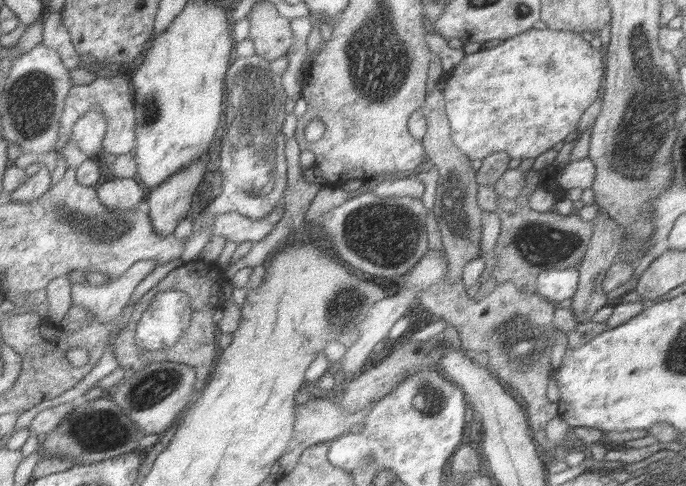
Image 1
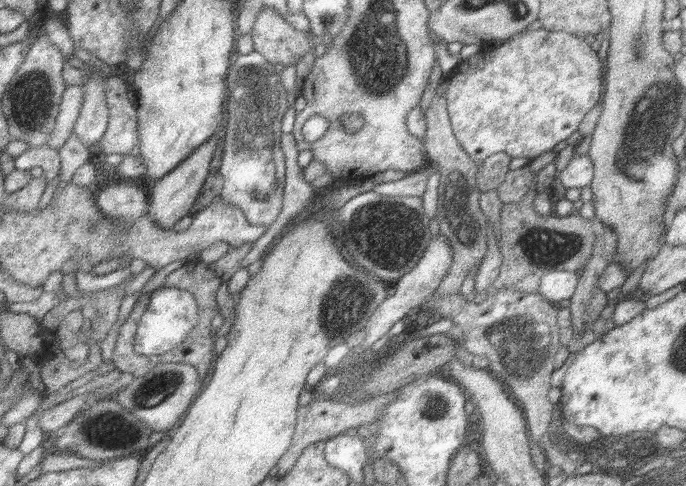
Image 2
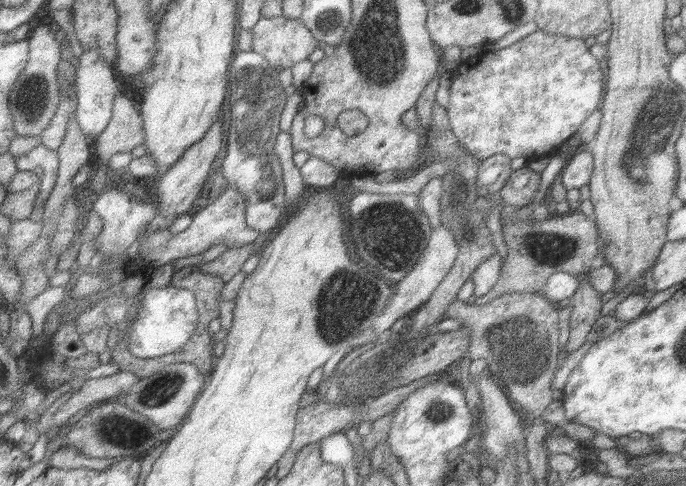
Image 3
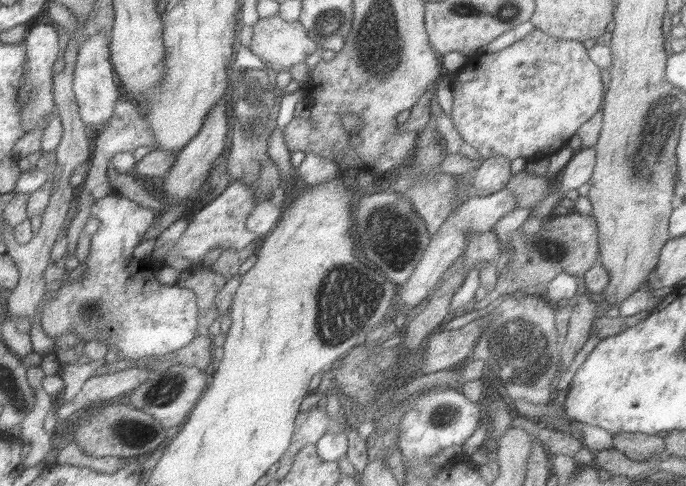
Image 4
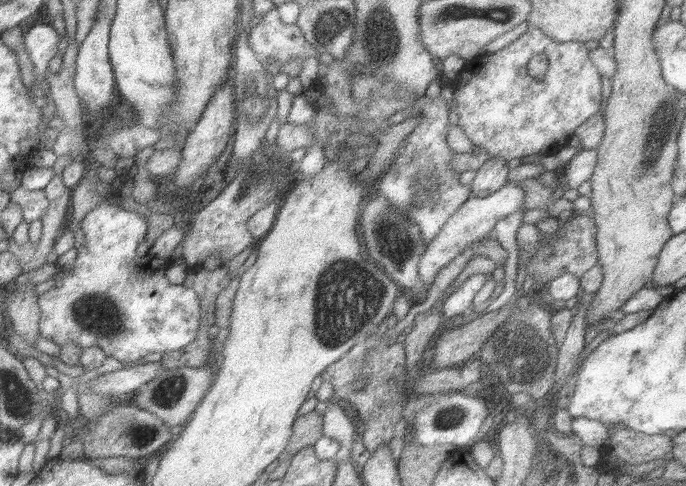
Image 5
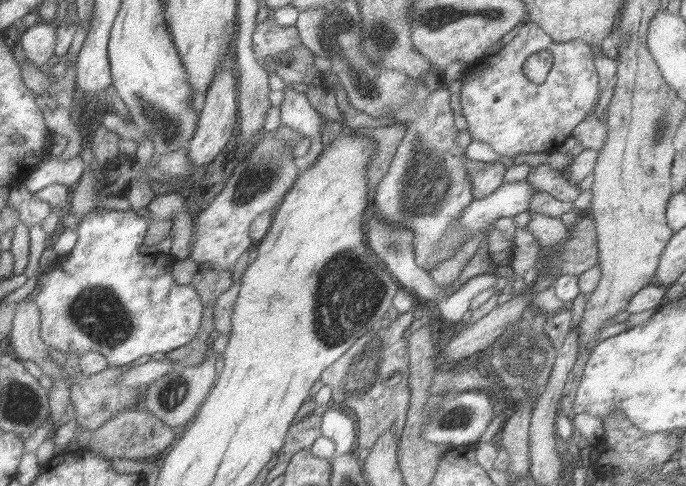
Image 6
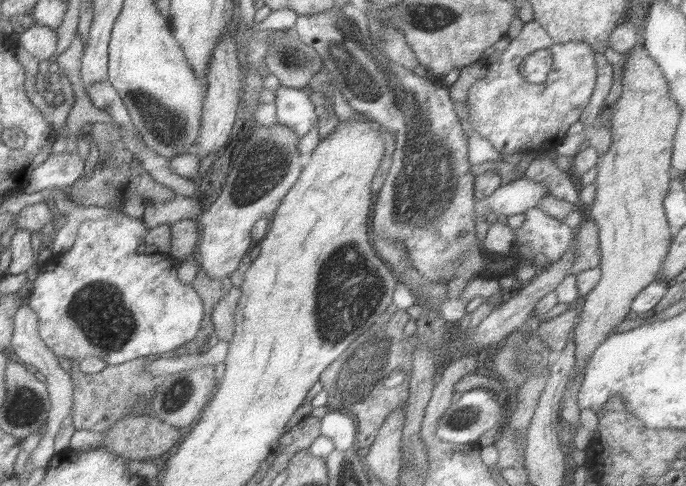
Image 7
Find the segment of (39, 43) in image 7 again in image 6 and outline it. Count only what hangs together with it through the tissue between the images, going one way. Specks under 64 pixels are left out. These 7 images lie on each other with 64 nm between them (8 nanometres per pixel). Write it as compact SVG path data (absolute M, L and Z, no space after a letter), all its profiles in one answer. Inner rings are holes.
M37 24L23 32L21 36L25 56L35 64L43 66L55 56L55 46L57 46L57 28L51 24Z

